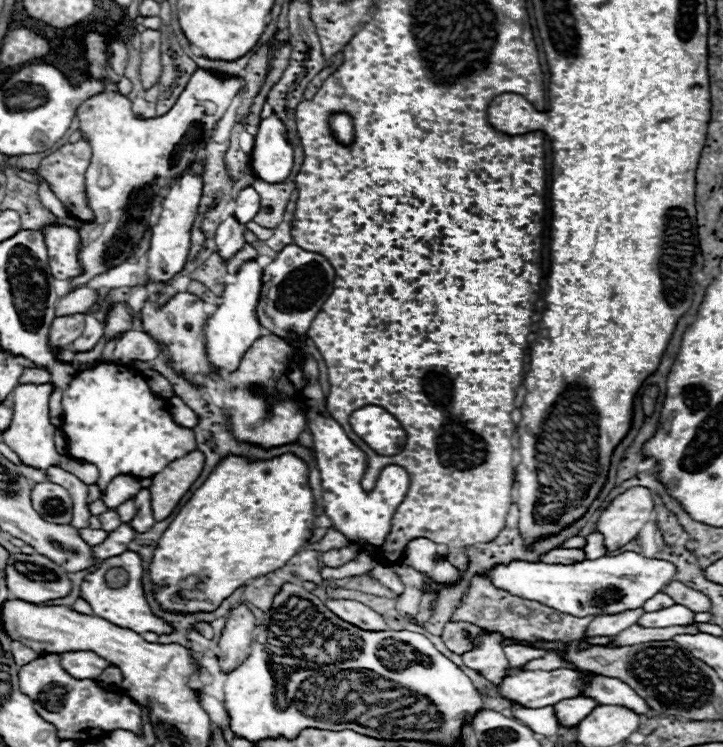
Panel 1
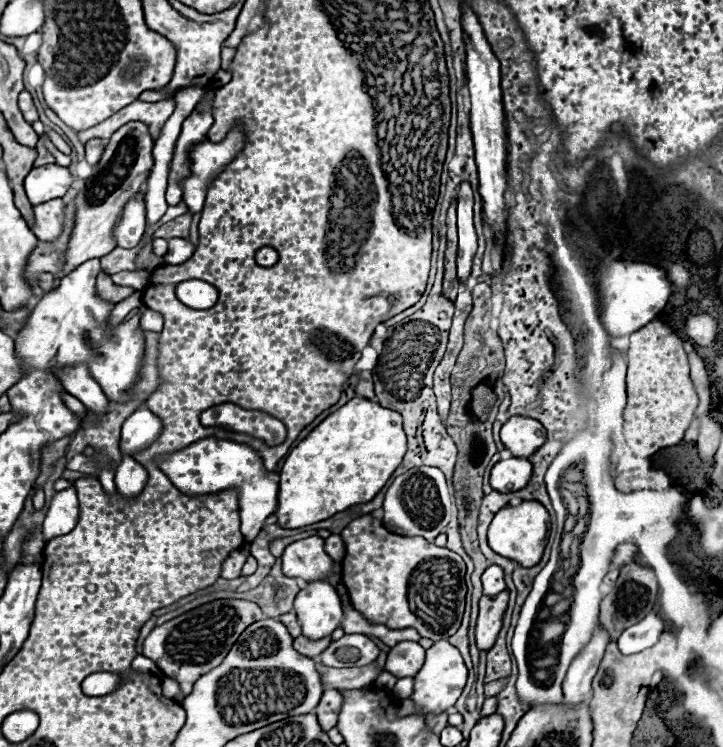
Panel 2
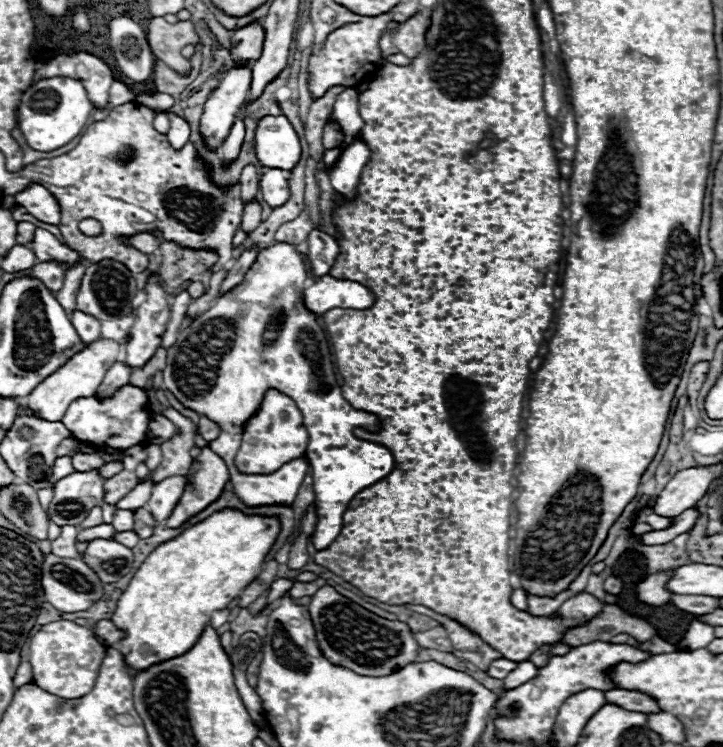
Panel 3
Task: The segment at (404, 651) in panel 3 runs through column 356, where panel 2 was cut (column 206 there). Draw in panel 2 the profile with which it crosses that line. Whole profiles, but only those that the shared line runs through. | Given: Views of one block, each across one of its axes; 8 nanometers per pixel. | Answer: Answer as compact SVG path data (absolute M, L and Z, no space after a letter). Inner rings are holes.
M216 600L210 604L204 604L200 608L194 608L162 626L156 626L150 636L144 640L144 656L154 660L158 668L164 672L164 676L174 678L180 684L180 690L184 696L192 692L194 682L204 674L216 668L224 656L228 654L228 648L238 640L240 632L248 628L248 624L254 624L256 620L264 618L262 610L254 602L246 600Z

